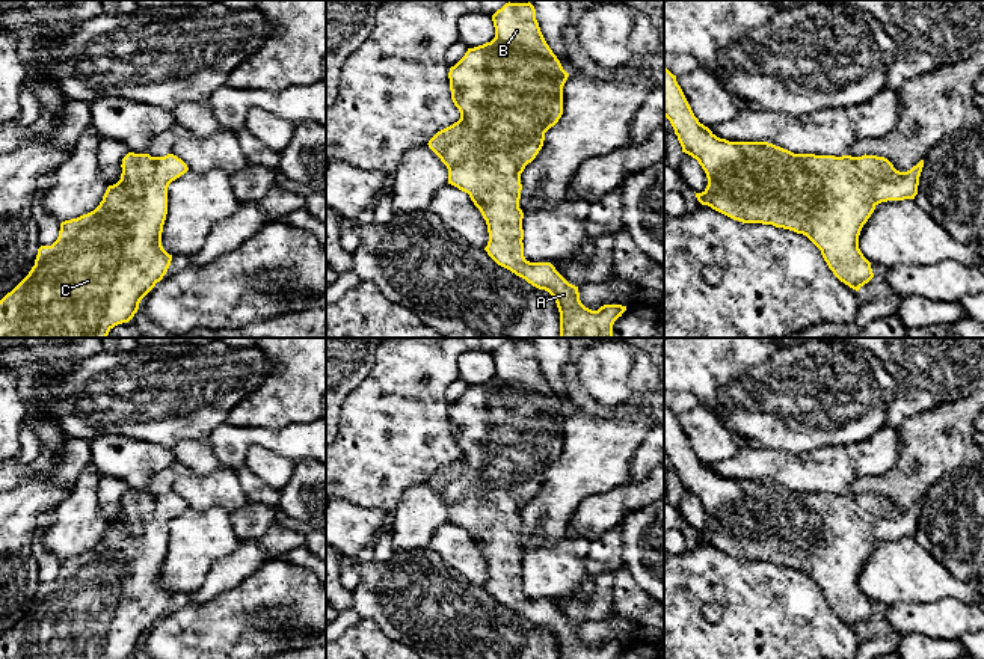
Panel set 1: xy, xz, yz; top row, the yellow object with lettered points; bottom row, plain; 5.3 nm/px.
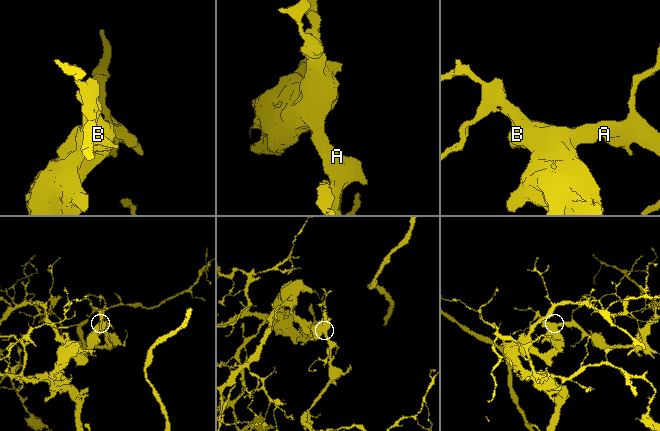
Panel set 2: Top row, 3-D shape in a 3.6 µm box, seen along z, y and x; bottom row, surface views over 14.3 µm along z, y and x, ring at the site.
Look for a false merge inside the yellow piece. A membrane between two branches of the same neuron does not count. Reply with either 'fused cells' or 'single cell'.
single cell

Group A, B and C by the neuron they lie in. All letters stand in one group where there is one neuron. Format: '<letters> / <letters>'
A B C

